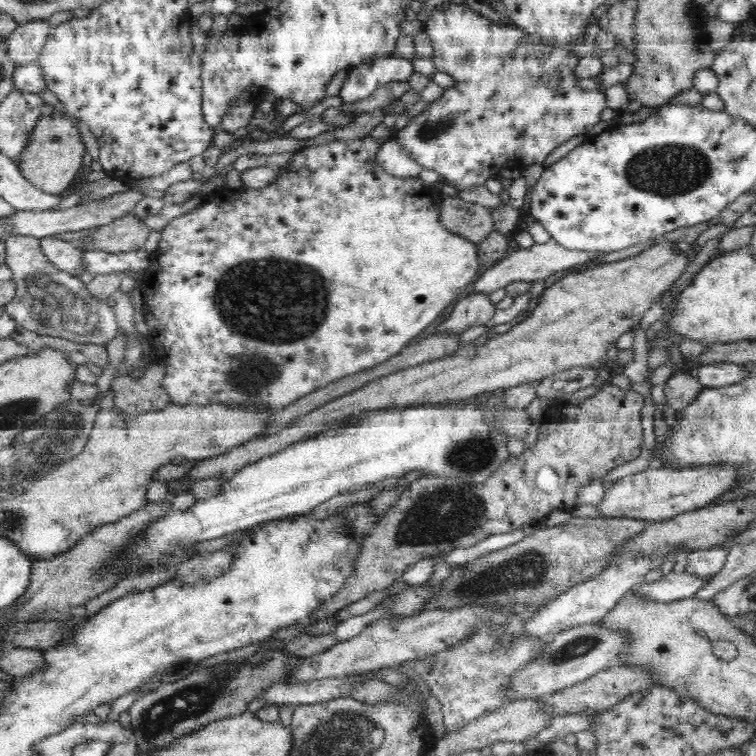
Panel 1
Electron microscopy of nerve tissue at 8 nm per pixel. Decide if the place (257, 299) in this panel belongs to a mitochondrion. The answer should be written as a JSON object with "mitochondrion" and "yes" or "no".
{"mitochondrion":"yes"}

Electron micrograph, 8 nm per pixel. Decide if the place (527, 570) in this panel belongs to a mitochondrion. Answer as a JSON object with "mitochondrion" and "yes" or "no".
{"mitochondrion":"yes"}

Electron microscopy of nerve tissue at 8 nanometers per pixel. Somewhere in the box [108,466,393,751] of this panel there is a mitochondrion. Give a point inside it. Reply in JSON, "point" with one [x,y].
{"point":[195,699]}

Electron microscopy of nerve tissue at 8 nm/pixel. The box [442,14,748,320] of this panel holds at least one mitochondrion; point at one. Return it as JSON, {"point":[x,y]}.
{"point":[668,169]}

